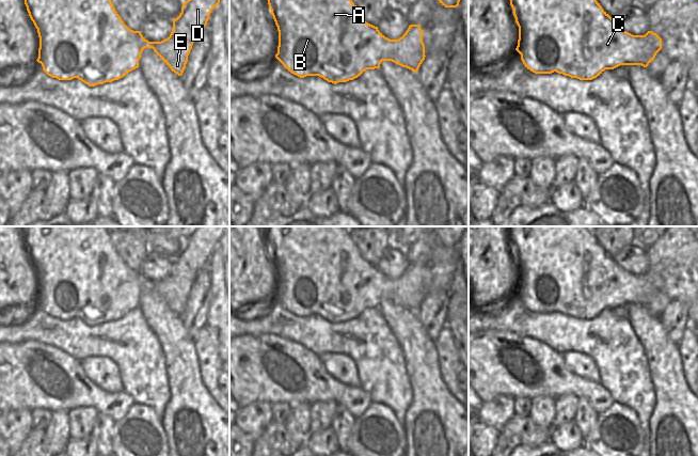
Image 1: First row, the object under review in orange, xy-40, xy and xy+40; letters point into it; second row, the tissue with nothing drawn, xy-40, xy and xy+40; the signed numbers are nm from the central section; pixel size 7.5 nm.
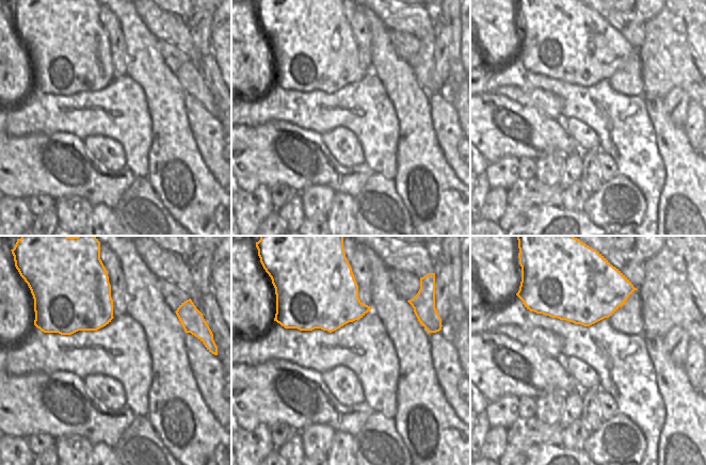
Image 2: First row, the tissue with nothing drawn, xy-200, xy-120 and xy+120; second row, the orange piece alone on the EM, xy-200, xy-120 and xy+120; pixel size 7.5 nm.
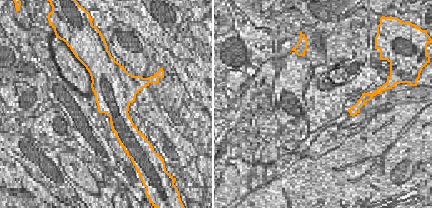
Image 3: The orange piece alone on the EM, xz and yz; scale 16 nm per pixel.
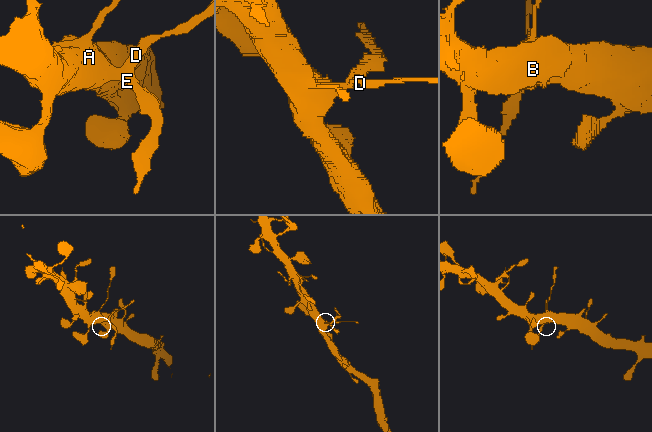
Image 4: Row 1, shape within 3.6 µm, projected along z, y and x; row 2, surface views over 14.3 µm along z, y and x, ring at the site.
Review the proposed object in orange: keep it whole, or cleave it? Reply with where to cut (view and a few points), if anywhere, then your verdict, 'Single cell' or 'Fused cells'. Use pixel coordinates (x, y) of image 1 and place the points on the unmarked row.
Split along xy+40 (657, 291), (649, 282), (640, 291), (629, 291), (620, 298). Fused cells.

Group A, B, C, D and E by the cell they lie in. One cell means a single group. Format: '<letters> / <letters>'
A B C / D E

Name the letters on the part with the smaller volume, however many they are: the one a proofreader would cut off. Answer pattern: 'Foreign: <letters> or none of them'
Foreign: D, E

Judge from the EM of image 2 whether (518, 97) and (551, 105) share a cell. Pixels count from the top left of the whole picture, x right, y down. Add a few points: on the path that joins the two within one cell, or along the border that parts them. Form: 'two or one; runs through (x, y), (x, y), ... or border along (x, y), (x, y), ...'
one; runs through (527, 97), (543, 100)

